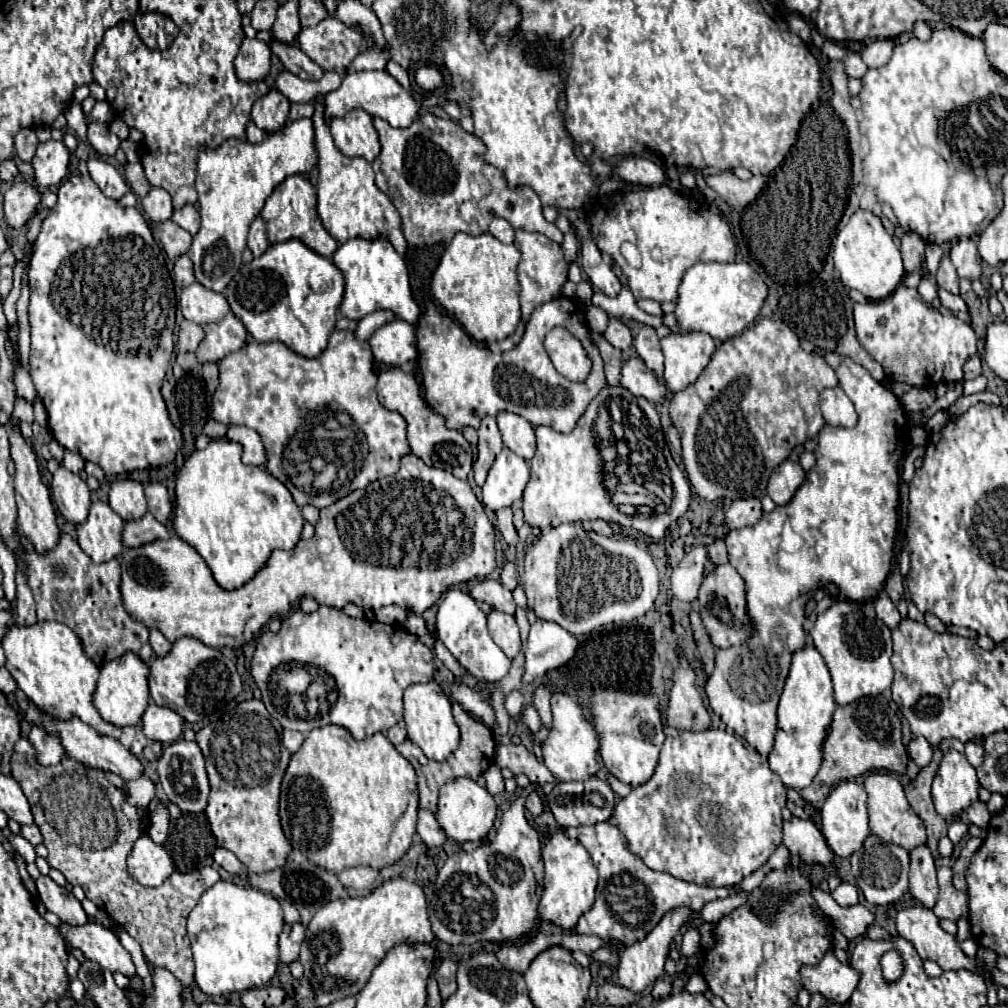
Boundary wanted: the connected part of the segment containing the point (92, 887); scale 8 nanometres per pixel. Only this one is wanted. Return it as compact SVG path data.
M19 738L11 754L11 776L21 786L23 794L27 796L31 804L33 820L39 826L45 838L45 846L49 850L49 856L47 856L49 866L59 870L71 886L81 886L85 896L91 902L103 908L115 924L123 926L141 944L145 958L153 966L163 966L171 970L173 976L181 980L181 984L191 986L193 984L193 958L191 958L189 938L185 930L185 920L189 912L193 910L193 906L197 904L201 892L205 892L201 874L197 870L177 872L159 888L141 886L139 882L133 880L133 876L127 872L127 858L133 850L135 840L141 836L139 832L141 816L139 816L139 810L125 800L123 792L115 788L111 782L107 782L101 770L85 768L83 764L77 764L71 760L59 762L57 766L49 766L49 768L39 766L33 760L33 746L29 744L29 740Z

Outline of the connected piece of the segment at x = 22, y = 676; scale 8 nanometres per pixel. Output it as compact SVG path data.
M13 622L7 628L1 646L7 658L5 668L29 700L41 708L49 708L49 712L57 712L57 716L77 716L85 724L97 728L97 732L109 732L109 736L119 738L121 728L103 722L93 706L99 668L87 660L81 642L71 628L59 622L35 622L31 626Z

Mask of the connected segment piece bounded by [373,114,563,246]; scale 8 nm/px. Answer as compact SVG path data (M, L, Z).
M425 114L419 122L403 130L391 128L385 120L375 118L375 128L381 140L381 154L377 156L377 160L373 160L375 184L381 192L385 192L391 198L393 206L399 210L403 236L411 246L431 246L437 242L449 242L455 232L465 232L471 236L485 234L489 228L489 220L493 220L495 216L505 218L513 228L541 232L557 244L563 242L563 232L543 218L541 200L537 198L537 194L529 186L509 188L503 172L481 158L485 144L475 134L465 132L457 122Z

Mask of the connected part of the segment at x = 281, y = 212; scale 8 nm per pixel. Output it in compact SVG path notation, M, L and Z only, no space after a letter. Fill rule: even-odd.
M297 174L287 178L267 200L263 212L261 212L265 224L267 224L267 232L269 232L269 242L271 244L279 244L285 240L301 240L305 246L309 246L313 252L331 258L337 250L337 240L323 228L319 216L317 216L317 194L315 188L311 186L311 182Z

